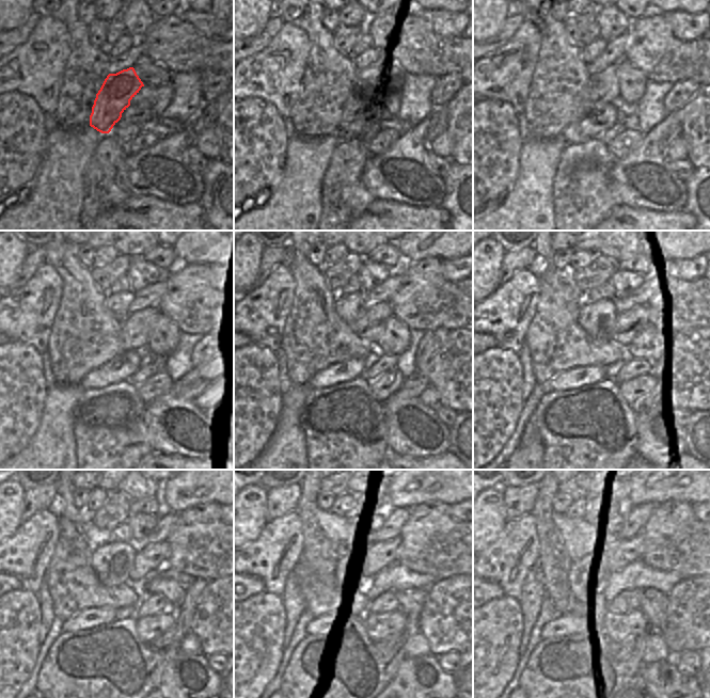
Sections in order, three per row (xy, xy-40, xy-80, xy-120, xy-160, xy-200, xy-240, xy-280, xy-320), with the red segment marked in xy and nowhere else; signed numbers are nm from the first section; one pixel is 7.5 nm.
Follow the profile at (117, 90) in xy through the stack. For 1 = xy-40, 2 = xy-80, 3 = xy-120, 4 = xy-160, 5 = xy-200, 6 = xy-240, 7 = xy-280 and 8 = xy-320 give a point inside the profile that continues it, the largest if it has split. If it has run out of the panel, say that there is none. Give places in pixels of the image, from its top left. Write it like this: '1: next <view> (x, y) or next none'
1: next xy-40 (365, 86)
2: next xy-80 (604, 90)
3: next xy-120 (132, 323)
4: next xy-160 (371, 327)
5: next xy-200 (638, 315)
6: next xy-240 (151, 559)
7: next xy-280 (387, 554)
8: next xy-320 (627, 553)

